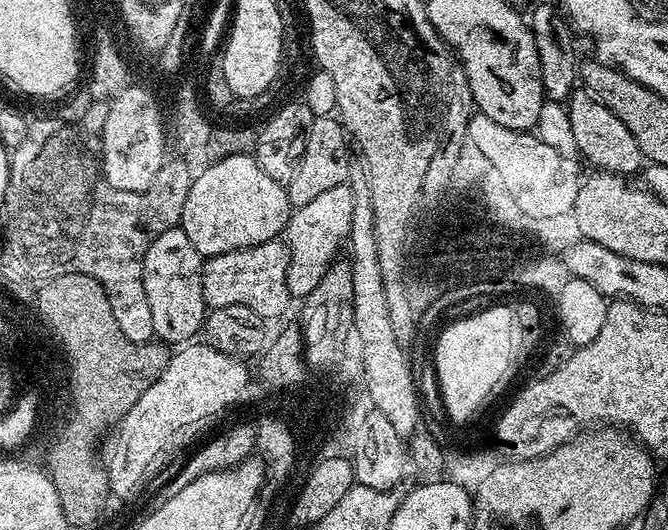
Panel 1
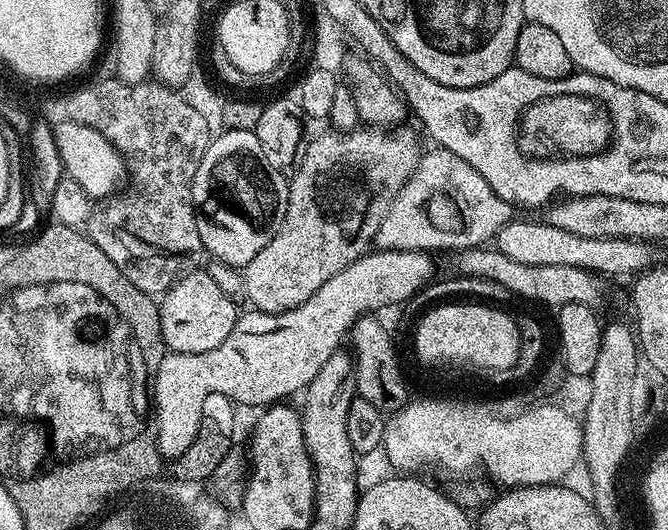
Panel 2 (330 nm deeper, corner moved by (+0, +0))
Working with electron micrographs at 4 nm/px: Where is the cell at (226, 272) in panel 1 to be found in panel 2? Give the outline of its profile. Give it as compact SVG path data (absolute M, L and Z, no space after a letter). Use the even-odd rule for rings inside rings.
M357 126L351 132L338 132L328 130L325 136L316 136L305 143L301 154L300 163L296 166L296 171L291 173L288 182L288 205L286 206L286 218L282 222L282 226L278 230L278 234L274 234L274 238L270 238L270 242L266 242L266 246L262 246L262 250L258 250L255 258L250 258L250 262L245 264L242 273L245 282L245 297L247 302L252 304L251 307L257 312L285 312L286 310L294 310L298 306L302 306L302 302L306 302L318 290L322 290L325 282L330 282L330 278L334 278L334 274L338 274L338 270L342 270L346 266L350 266L350 262L357 260L359 256L364 255L373 247L376 235L378 234L378 226L382 226L382 218L386 218L386 214L390 210L390 206L394 202L394 198L400 193L400 188L406 181L416 172L416 167L420 165L422 157L422 149L420 150L420 140L416 137L416 132L409 126L396 126L391 130L385 130L380 126Z

